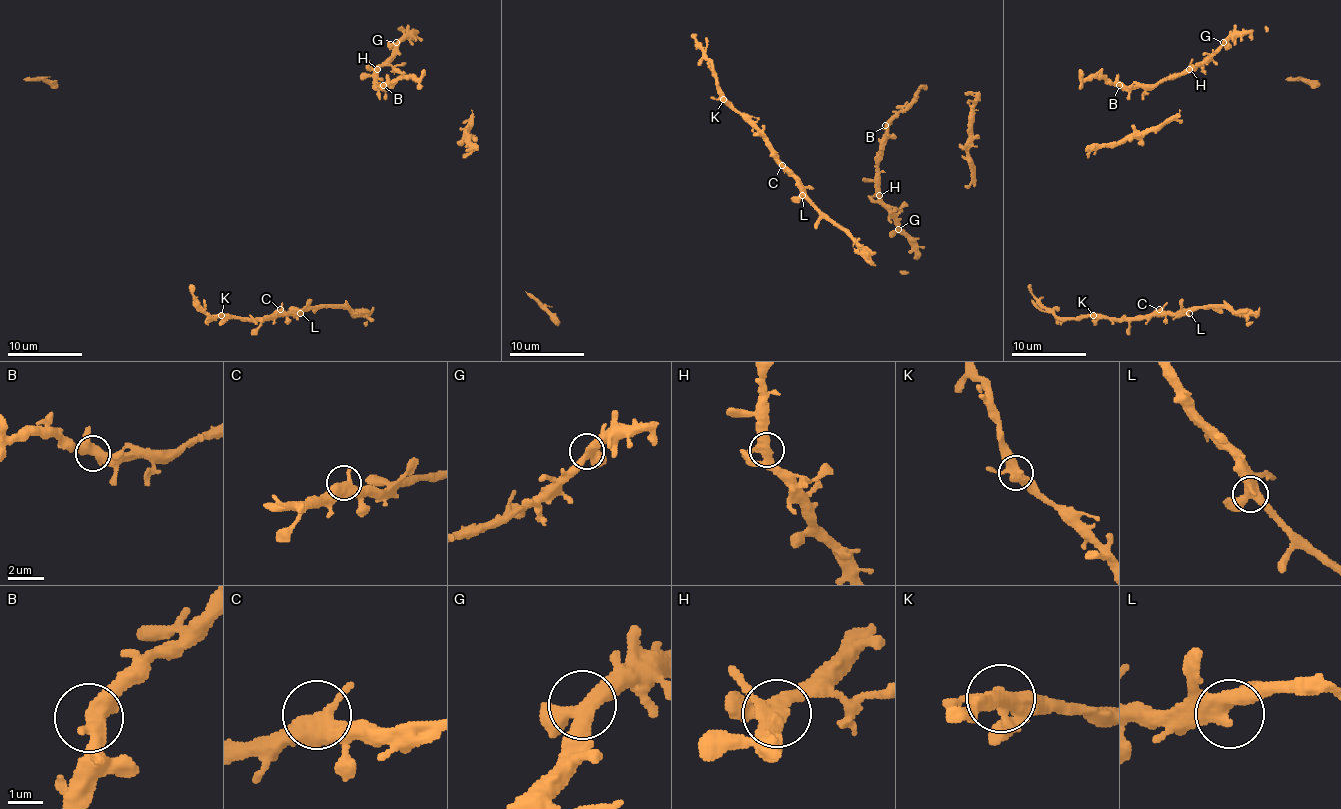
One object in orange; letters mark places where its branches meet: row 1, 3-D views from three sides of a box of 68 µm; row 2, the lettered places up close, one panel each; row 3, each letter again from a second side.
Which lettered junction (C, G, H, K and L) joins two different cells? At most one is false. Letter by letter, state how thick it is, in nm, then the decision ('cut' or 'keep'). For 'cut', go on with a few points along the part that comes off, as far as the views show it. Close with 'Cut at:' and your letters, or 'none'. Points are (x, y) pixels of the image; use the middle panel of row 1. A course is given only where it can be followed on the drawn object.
C: calibre 440 nm; keep
G: calibre 400 nm; keep
H: calibre 400 nm; keep
K: calibre 400 nm; keep
L: calibre 440 nm; keep
Cut at: none

